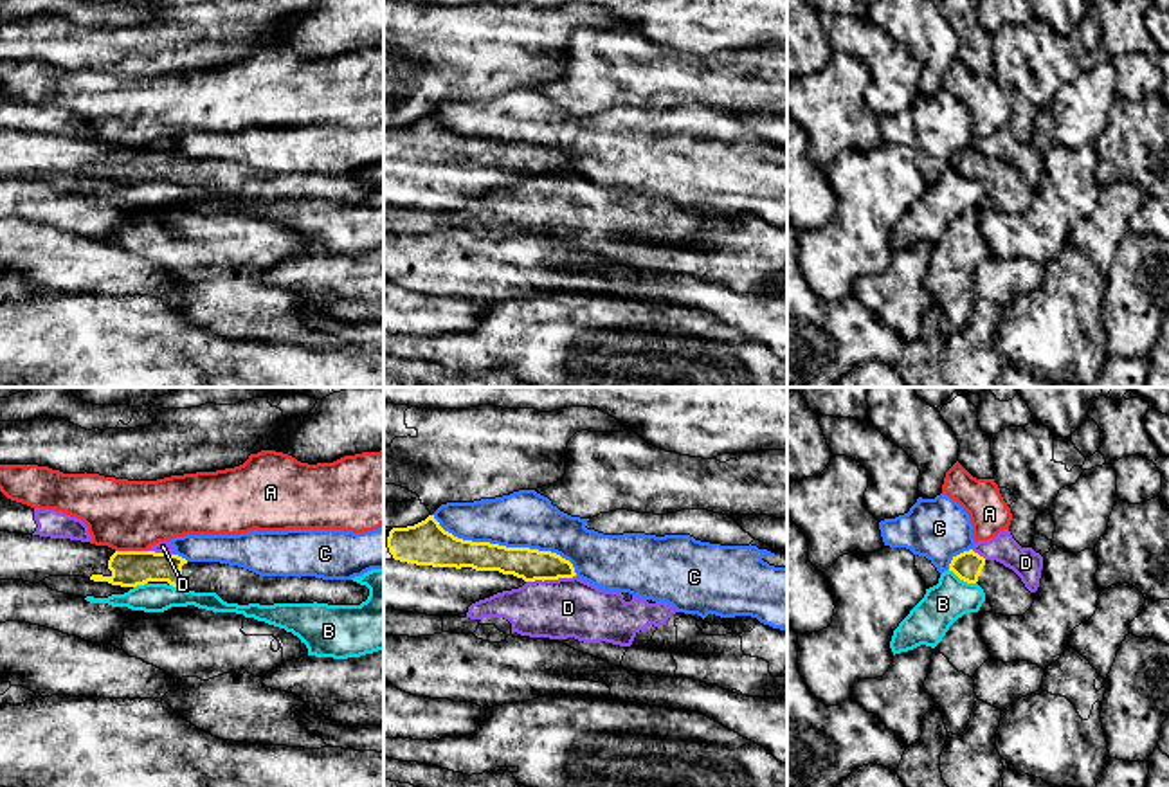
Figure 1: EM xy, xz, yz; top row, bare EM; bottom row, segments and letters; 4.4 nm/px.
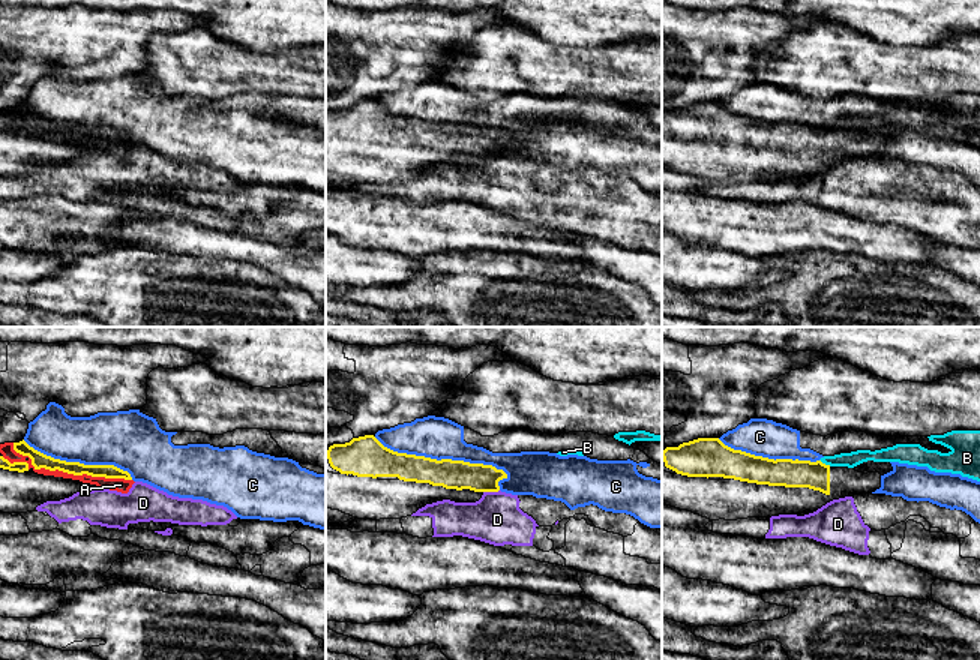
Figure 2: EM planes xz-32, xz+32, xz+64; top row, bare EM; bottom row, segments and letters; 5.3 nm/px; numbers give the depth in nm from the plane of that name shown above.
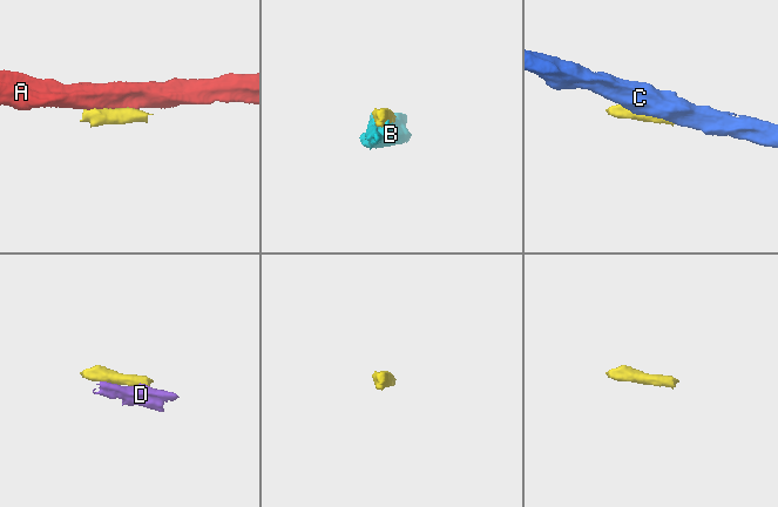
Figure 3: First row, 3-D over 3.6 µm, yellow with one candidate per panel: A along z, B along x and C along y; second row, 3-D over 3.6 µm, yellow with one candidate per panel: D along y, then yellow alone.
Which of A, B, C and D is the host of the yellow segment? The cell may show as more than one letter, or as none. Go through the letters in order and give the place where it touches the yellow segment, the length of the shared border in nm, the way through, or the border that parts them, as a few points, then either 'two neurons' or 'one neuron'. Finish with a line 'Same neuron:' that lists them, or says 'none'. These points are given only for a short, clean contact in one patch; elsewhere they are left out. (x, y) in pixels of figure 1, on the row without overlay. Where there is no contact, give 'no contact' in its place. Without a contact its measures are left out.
A: meets yellow in xy at (132, 148); contact 140 nm long; two neurons
B: meets yellow in yz at (962, 175); contact 140 nm long; two neurons
C: meets yellow in xz at (505, 143); contact 700 nm long; two neurons
D: meets yellow in xz at (550, 175); contact 220 nm long; border along xz (575, 171), (526, 179); two neurons
Same neuron: none

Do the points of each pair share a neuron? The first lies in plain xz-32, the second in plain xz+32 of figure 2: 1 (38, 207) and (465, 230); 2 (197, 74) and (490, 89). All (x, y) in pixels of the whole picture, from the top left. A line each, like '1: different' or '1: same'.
1: same
2: same

